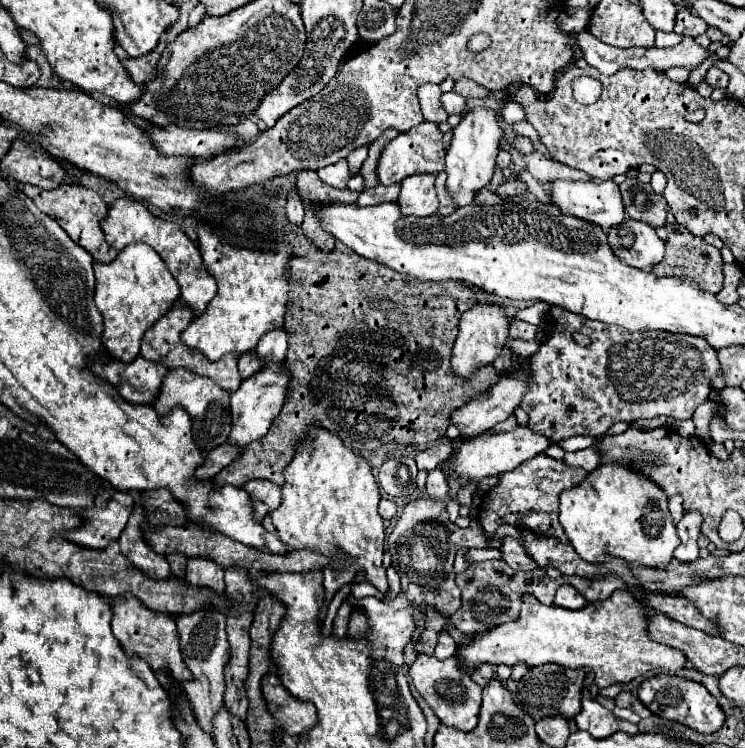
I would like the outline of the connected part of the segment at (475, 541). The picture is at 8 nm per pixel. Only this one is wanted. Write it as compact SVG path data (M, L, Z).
M437 498L411 500L399 516L387 546L393 554L393 566L401 566L401 588L405 594L415 594L415 602L421 606L437 606L443 614L451 614L461 606L461 594L455 586L453 560L461 548L485 548L491 544L483 534L483 528L473 532L471 528L459 528L449 522L445 502Z

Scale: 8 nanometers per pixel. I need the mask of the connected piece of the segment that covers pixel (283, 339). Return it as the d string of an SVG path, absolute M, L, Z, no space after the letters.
M283 326L263 334L263 338L257 344L257 354L261 354L265 360L283 362L285 352L287 352L287 332Z

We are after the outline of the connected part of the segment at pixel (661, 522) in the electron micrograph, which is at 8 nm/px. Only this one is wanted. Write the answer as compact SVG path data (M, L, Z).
M599 466L583 480L583 484L565 490L559 504L559 522L569 538L569 544L589 564L603 564L607 556L615 556L623 558L629 564L637 562L645 568L665 570L667 564L673 560L675 548L679 546L679 536L671 520L667 496L663 496L663 490L655 488L655 484L647 482L647 478L631 474L631 470L627 470L625 466Z

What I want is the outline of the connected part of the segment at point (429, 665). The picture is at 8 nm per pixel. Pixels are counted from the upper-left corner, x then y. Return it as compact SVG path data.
M419 654L417 660L409 666L409 674L419 694L425 698L425 702L433 708L443 724L459 728L463 732L471 732L477 726L483 688L471 680L465 666L455 656L447 660L437 660L435 656Z

